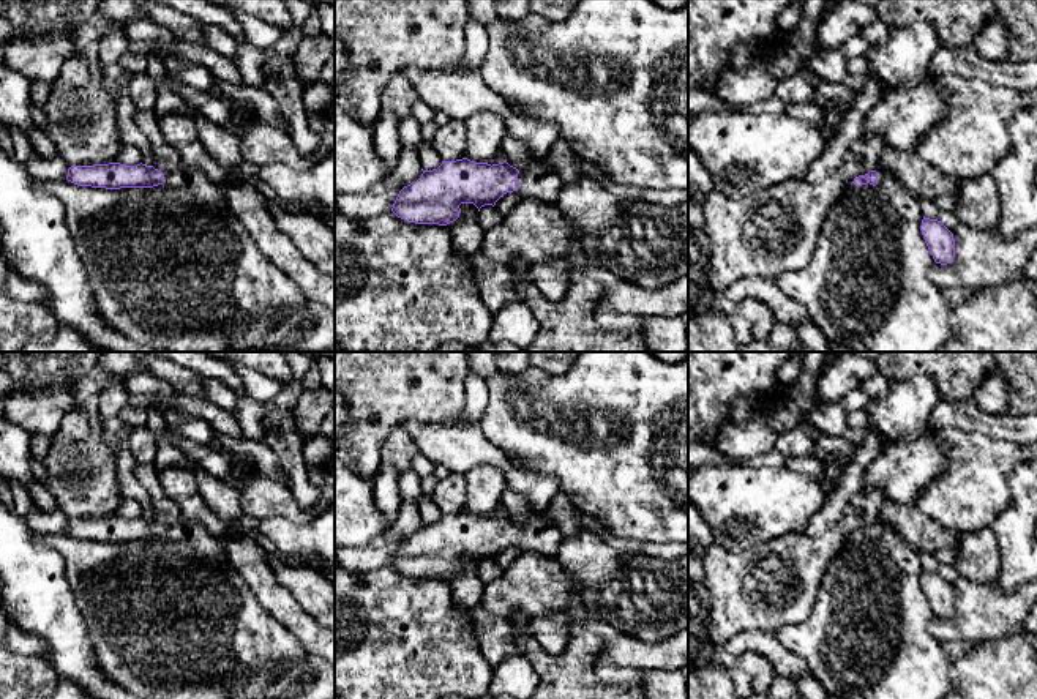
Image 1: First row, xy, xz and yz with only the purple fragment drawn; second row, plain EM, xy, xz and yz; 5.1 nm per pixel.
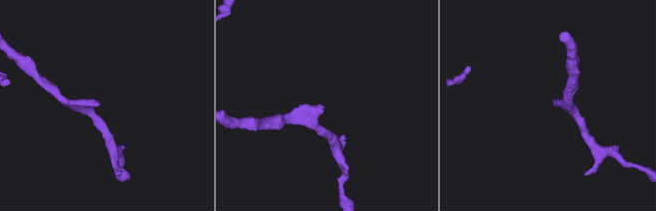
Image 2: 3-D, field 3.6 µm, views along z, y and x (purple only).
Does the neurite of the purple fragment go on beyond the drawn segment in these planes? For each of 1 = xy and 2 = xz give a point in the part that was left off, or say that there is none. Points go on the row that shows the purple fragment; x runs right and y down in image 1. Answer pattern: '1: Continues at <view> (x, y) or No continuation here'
1: Continues at xy (187, 179)
2: Continues at xz (539, 180)

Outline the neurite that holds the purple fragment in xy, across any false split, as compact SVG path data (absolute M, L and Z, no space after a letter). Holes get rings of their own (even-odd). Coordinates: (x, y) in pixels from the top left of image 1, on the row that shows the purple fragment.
M120 163L71 166L66 180L79 186L120 189L120 188L153 188L167 185L186 191L202 202L215 207L226 207L224 185L212 181L204 172L182 166L163 174L153 166L126 166Z

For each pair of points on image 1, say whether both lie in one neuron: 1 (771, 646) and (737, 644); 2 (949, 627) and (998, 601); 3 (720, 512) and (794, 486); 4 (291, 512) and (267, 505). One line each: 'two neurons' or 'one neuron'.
1: one neuron
2: one neuron
3: one neuron
4: one neuron

